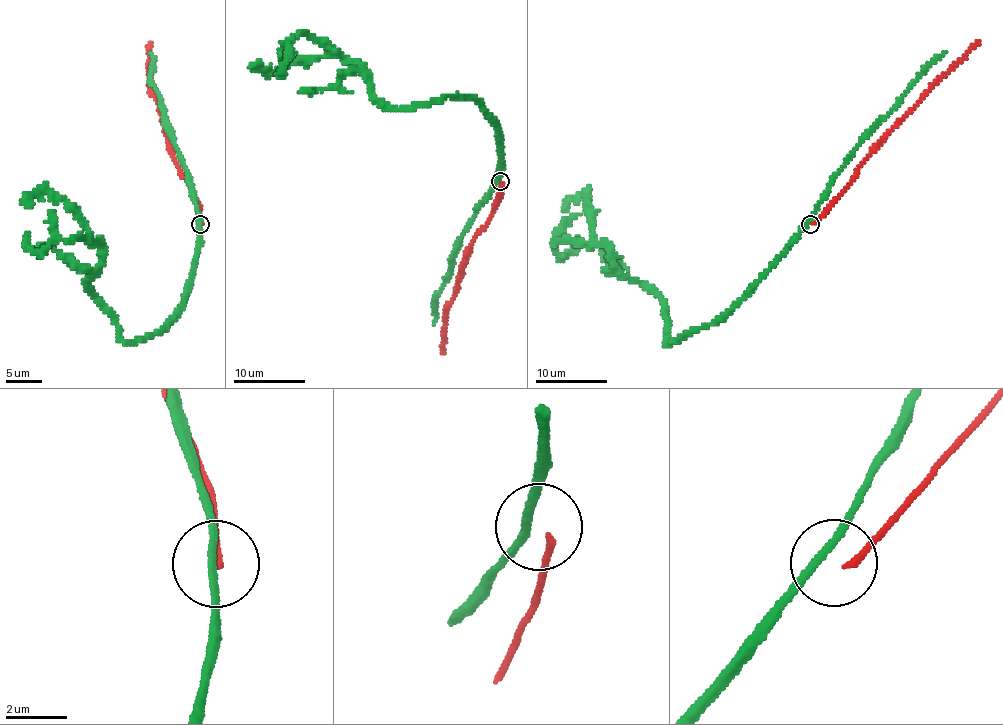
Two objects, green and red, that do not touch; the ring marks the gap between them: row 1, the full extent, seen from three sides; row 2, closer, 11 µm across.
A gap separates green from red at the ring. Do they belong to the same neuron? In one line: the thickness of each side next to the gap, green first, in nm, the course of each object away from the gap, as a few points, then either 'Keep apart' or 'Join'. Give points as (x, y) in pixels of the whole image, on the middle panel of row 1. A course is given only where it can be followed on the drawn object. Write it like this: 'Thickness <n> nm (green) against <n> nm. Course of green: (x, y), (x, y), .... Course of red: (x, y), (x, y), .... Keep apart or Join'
Thickness 240 nm (green) against 200 nm. Course of green: (498, 180), (501, 138), (476, 100), (392, 109), (373, 94), (362, 66), (301, 32), (278, 75). Course of red: (502, 182), (494, 207), (466, 253), (455, 292), (444, 312), (443, 354). Keep apart

